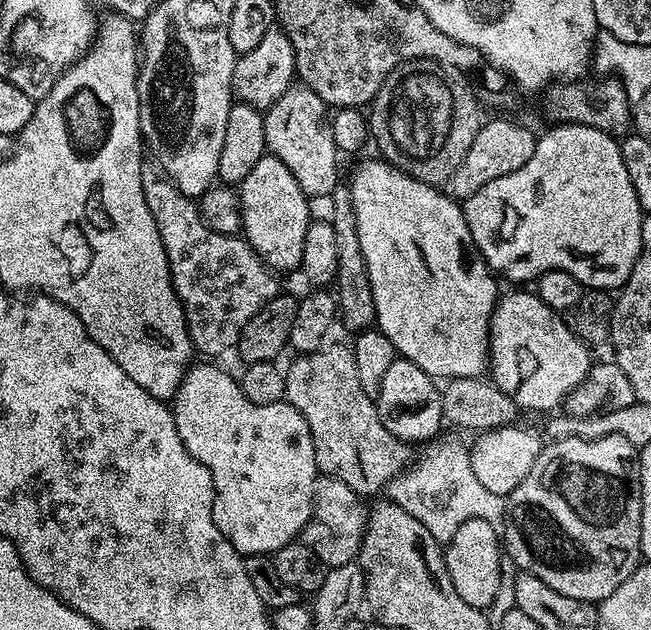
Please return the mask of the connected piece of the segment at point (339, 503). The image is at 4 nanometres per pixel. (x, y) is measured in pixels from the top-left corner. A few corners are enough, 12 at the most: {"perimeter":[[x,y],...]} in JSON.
{"perimeter":[[338,478],[316,482],[303,543],[328,568],[359,557],[368,508]]}

